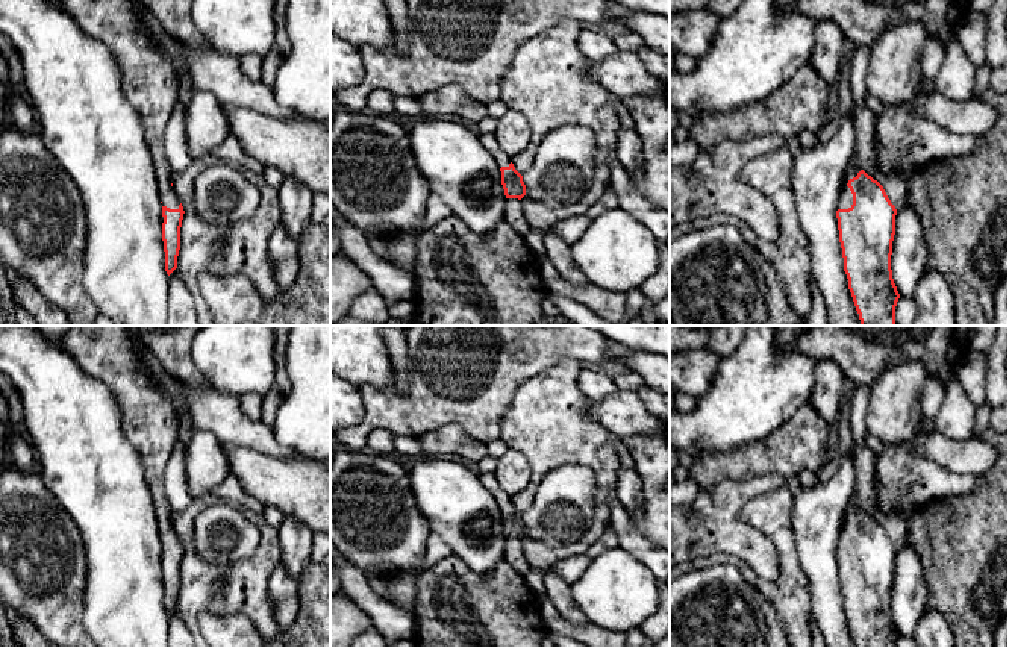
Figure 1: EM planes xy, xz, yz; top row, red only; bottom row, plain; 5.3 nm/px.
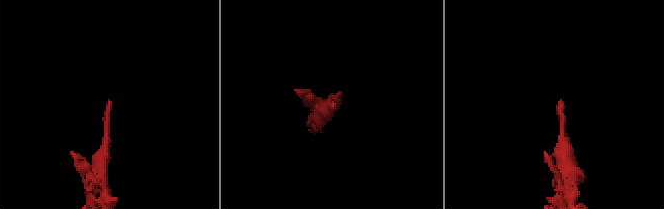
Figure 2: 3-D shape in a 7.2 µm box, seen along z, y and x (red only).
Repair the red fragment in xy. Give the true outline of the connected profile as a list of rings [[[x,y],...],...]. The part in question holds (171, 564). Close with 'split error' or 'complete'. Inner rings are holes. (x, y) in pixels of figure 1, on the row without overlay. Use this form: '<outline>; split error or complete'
[[[71,326],[62,339],[64,349],[89,374],[106,383],[120,405],[121,427],[127,439],[138,449],[145,471],[145,480],[156,511],[158,533],[162,542],[162,580],[165,591],[165,611],[170,615],[177,608],[180,589],[180,567],[183,545],[173,529],[171,508],[165,495],[165,470],[177,436],[177,415],[170,386],[156,383],[136,345],[130,338],[129,326]]]; split error

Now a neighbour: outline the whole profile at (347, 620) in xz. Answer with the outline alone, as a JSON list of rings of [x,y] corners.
[[[341,591],[330,595],[330,647],[350,647],[371,626],[371,617],[347,594]]]

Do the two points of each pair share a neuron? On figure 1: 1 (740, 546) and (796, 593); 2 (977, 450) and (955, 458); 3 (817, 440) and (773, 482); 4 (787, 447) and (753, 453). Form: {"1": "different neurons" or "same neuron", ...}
{"1": "different neurons", "2": "same neuron", "3": "different neurons", "4": "same neuron"}

